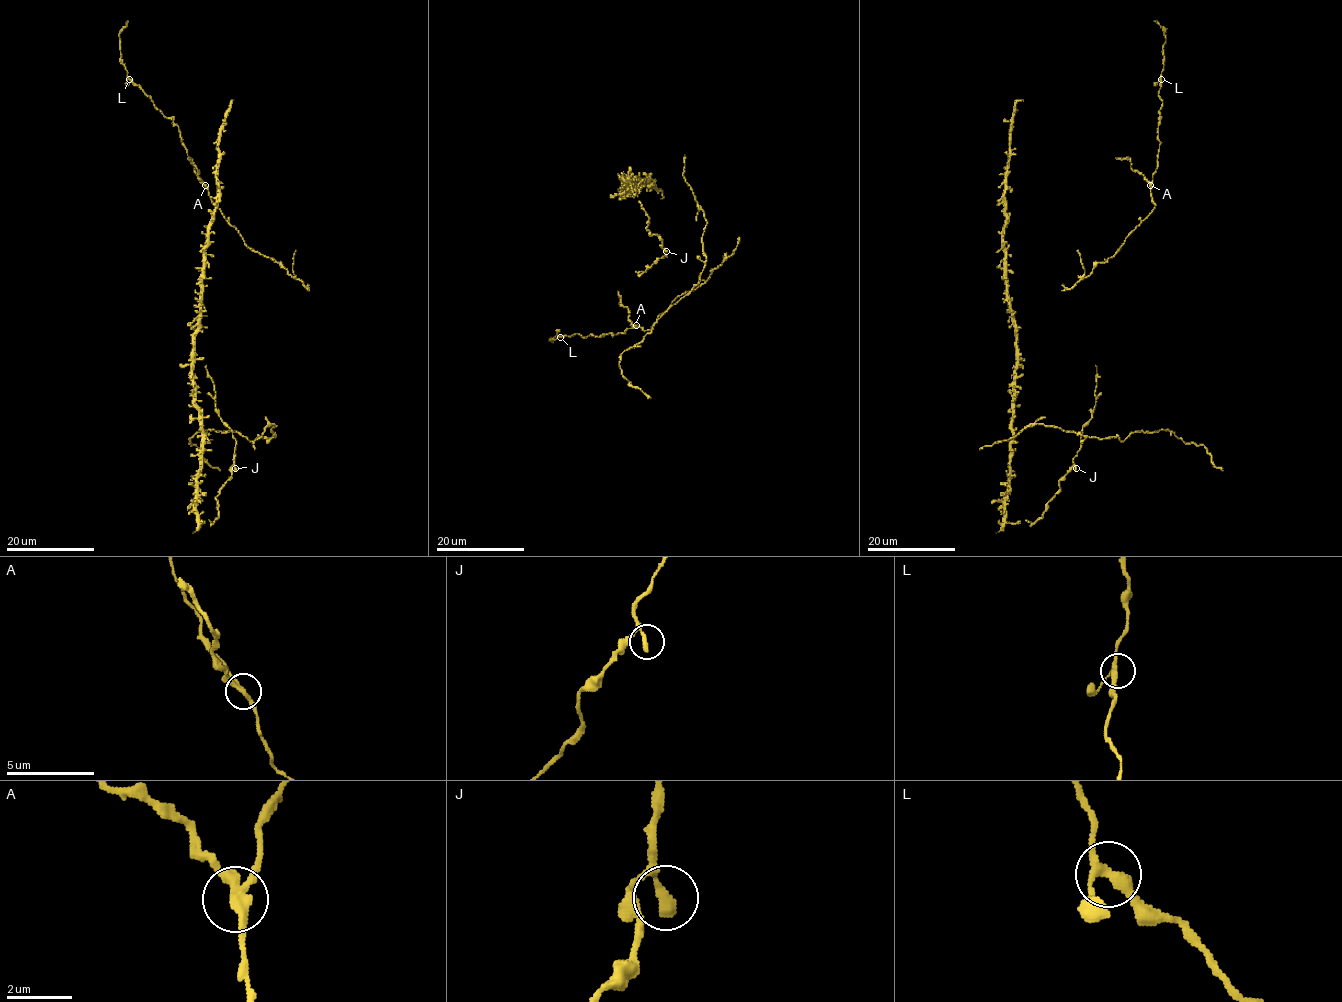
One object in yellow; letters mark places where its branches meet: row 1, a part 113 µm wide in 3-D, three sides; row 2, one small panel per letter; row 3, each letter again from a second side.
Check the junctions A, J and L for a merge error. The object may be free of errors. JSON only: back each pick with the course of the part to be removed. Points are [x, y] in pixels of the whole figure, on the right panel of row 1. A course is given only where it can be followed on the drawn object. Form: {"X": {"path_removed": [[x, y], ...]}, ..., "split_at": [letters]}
{"A": {"path_removed": [[1149, 185], [1143, 175], [1132, 169], [1128, 159], [1115, 158]]}, "split_at": ["A"]}

